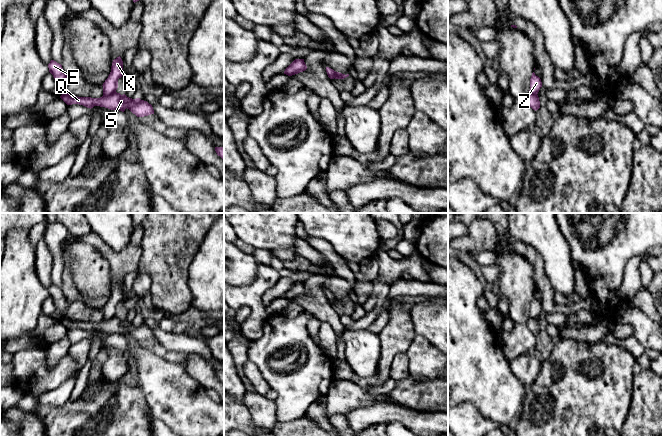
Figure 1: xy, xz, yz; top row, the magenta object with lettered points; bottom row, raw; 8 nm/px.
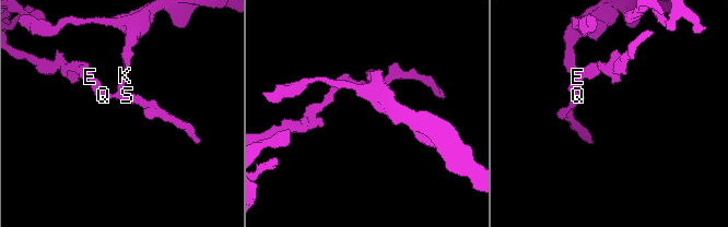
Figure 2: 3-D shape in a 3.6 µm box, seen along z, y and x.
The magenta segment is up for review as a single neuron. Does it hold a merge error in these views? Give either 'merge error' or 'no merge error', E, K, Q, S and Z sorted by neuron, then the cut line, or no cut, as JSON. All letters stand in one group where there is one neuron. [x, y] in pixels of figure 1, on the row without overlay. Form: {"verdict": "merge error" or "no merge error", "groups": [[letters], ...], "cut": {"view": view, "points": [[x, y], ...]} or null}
{"verdict": "merge error", "groups": [["E", "Q", "S"], ["K", "Z"]], "cut": {"view": "xy", "points": [[115, 315], [103, 319]]}}

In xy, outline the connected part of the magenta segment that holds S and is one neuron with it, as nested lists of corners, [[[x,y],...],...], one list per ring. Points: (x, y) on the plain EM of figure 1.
[[[63,316],[60,322],[67,328],[79,328],[87,332],[93,332],[94,330],[105,331],[110,334],[119,334],[124,336],[125,333],[129,333],[137,341],[144,341],[154,338],[154,334],[151,328],[140,322],[132,323],[125,318],[114,316],[108,320],[102,320],[100,322],[91,321],[77,321],[69,317]]]

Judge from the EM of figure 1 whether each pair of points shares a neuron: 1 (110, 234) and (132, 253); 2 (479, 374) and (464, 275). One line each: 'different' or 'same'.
1: different
2: same

